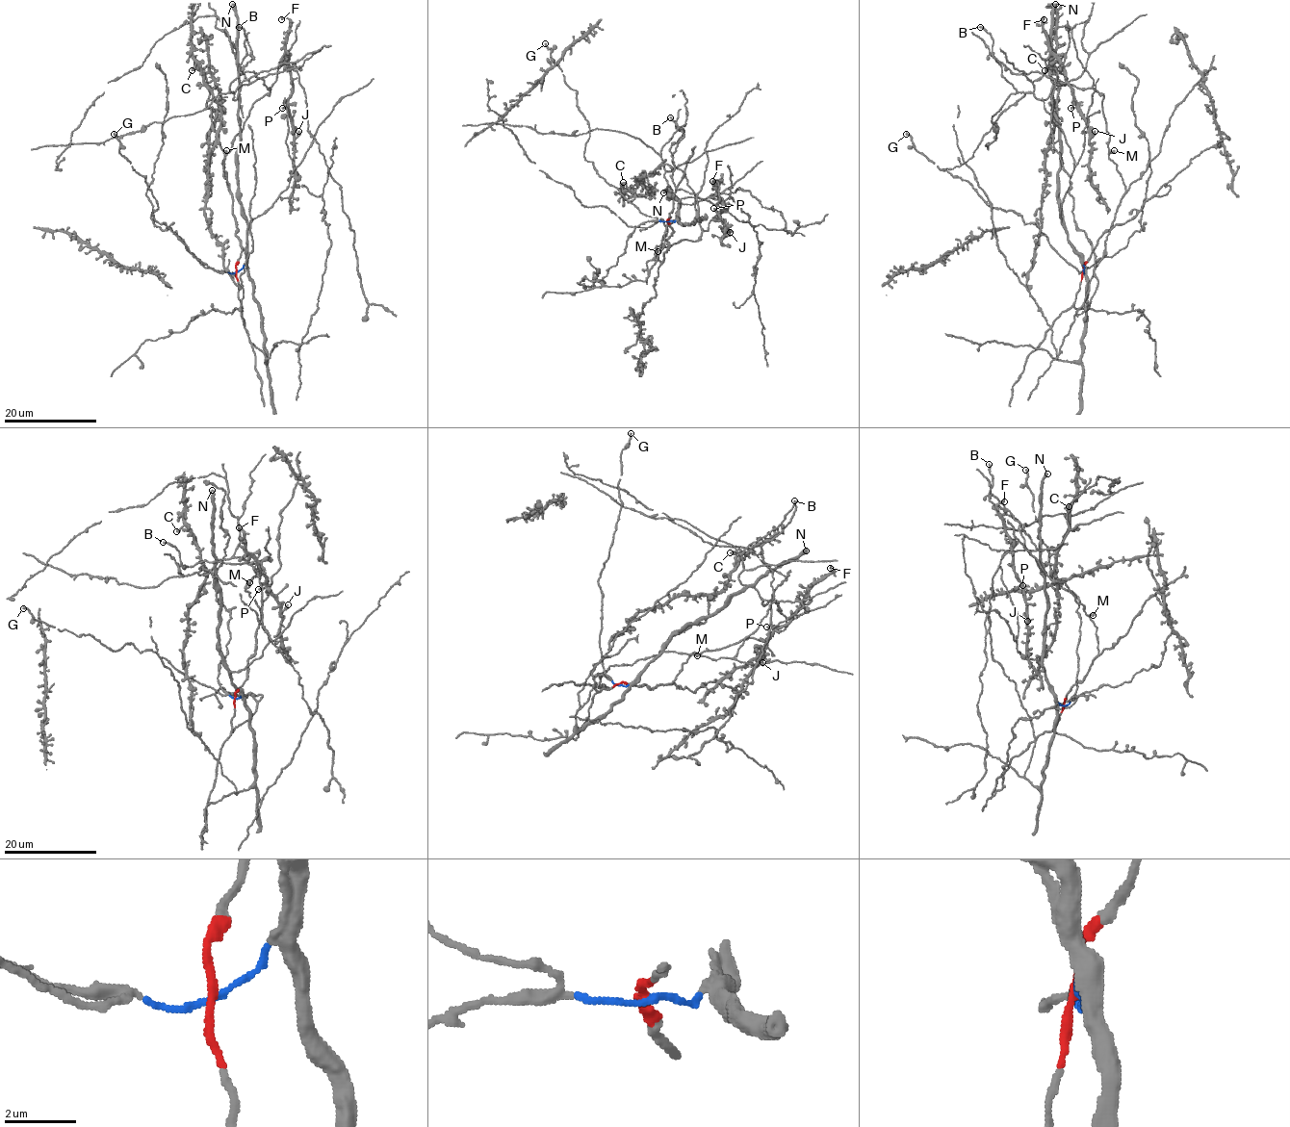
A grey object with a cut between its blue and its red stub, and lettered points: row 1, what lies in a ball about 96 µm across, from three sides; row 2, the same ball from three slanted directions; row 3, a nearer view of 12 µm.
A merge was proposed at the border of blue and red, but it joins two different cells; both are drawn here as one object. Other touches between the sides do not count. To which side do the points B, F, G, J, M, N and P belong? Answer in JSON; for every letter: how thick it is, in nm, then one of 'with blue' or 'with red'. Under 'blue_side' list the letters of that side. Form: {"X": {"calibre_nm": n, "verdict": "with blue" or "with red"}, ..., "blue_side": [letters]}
{"B": {"calibre_nm": 200, "verdict": "with red"}, "F": {"calibre_nm": 280, "verdict": "with blue"}, "G": {"calibre_nm": 220, "verdict": "with blue"}, "J": {"calibre_nm": 380, "verdict": "with blue"}, "M": {"calibre_nm": 400, "verdict": "with red"}, "N": {"calibre_nm": 500, "verdict": "with blue"}, "P": {"calibre_nm": 160, "verdict": "with blue"}, "blue_side": ["F", "G", "J", "N", "P"]}

